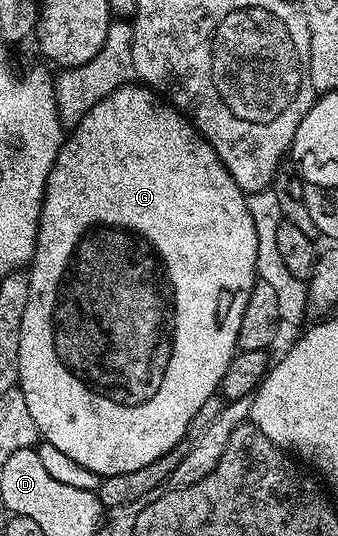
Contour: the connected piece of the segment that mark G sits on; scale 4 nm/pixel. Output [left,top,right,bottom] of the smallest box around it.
[18,83,258,479]

